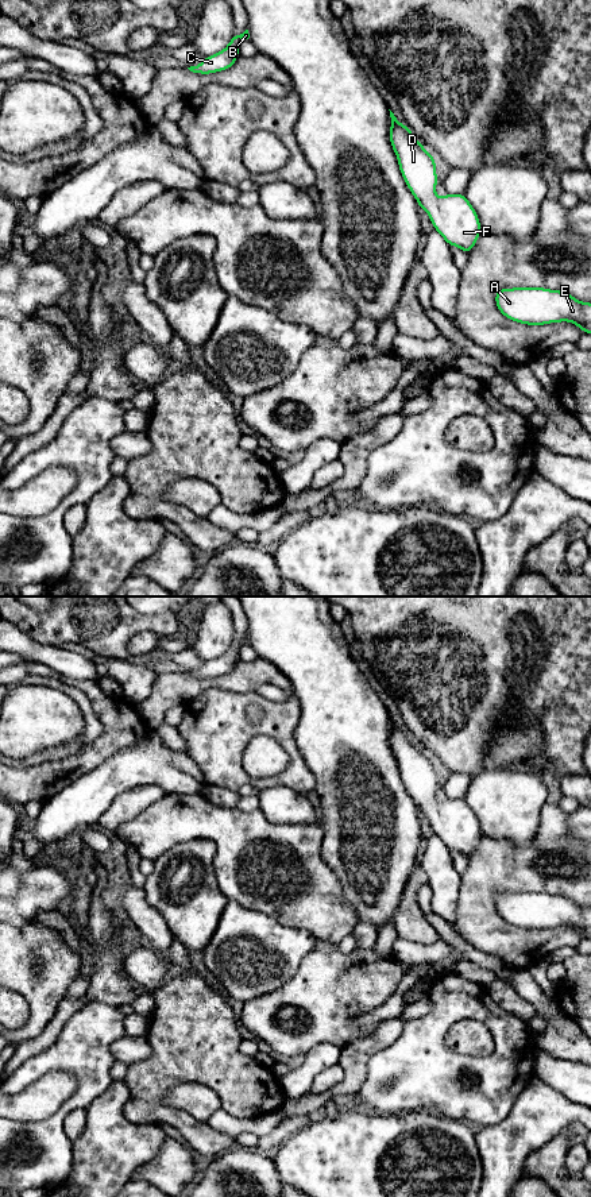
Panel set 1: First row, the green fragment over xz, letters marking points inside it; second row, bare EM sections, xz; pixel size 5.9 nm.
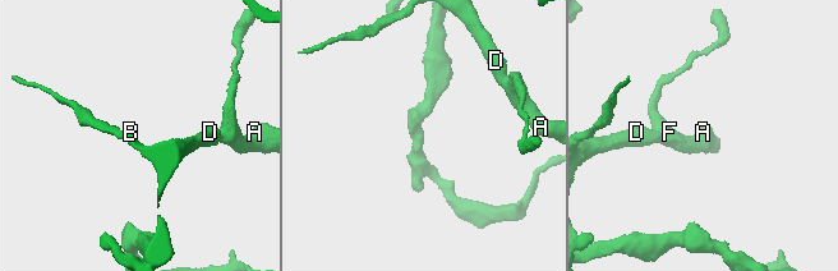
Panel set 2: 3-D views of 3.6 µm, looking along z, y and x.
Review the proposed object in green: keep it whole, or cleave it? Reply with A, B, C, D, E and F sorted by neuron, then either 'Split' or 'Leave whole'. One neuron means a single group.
Groups: A B C D E F. Leave whole

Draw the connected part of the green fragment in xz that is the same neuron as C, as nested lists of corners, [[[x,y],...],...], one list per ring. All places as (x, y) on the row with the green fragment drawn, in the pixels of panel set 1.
[[[246,30],[243,34],[233,35],[224,50],[210,57],[206,57],[200,65],[190,66],[188,69],[198,74],[210,74],[232,67],[239,57],[239,45],[243,39],[248,38],[248,30]]]

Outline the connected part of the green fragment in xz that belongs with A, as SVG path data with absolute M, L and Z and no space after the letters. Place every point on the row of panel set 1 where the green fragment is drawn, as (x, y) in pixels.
M545 287L499 289L498 310L507 318L526 325L569 321L591 333L591 302L580 302L561 290Z

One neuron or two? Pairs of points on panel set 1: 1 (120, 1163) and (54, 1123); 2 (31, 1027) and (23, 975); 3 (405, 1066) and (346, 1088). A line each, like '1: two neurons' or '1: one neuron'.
1: two neurons
2: one neuron
3: two neurons

